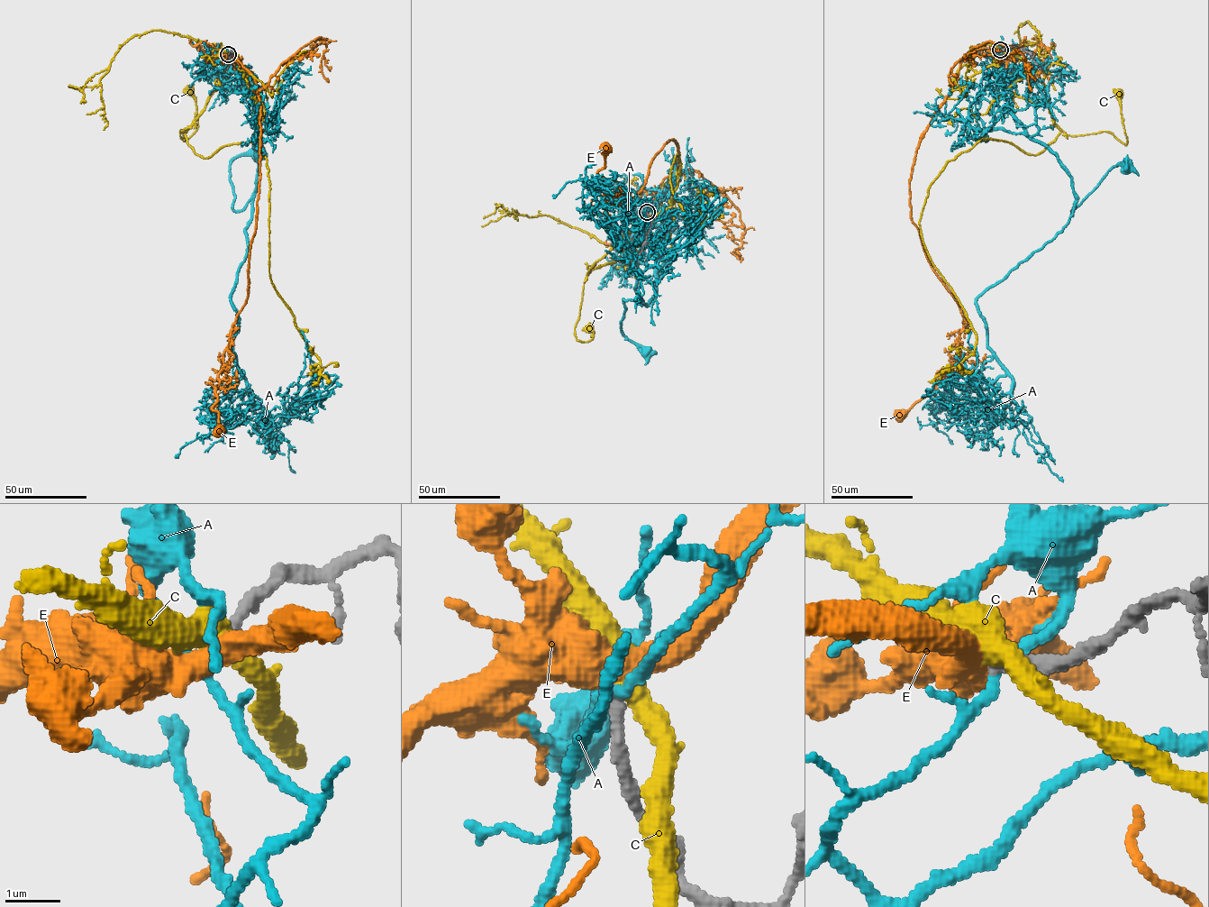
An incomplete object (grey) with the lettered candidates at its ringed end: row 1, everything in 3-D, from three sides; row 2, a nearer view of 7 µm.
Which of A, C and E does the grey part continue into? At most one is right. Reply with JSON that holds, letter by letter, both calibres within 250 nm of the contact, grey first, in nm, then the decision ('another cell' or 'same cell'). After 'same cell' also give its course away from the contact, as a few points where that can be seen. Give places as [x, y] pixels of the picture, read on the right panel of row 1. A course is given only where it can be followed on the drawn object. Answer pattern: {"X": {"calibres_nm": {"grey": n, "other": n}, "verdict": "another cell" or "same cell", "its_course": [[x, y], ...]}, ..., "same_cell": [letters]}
{"A": {"calibres_nm": {"grey": 280, "other": 200}, "verdict": "another cell"}, "C": {"calibres_nm": {"grey": 280, "other": 440}, "verdict": "another cell"}, "E": {"calibres_nm": {"grey": 240, "other": 480}, "verdict": "another cell"}, "same_cell": []}

